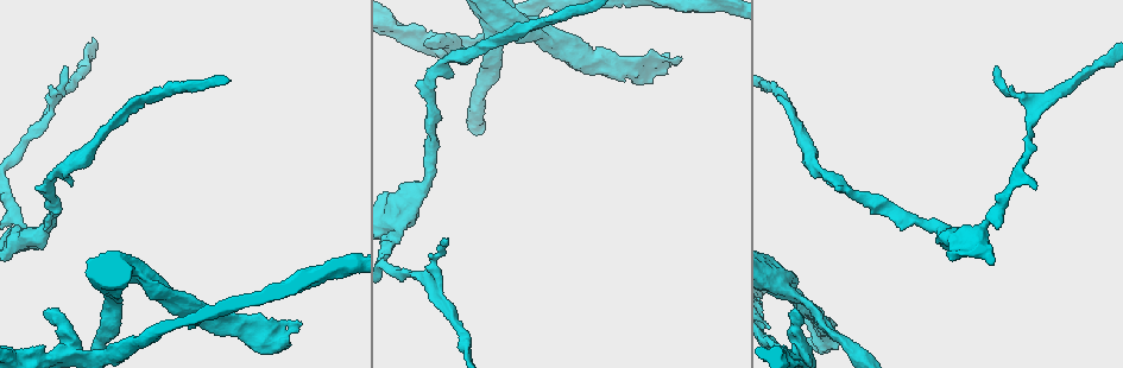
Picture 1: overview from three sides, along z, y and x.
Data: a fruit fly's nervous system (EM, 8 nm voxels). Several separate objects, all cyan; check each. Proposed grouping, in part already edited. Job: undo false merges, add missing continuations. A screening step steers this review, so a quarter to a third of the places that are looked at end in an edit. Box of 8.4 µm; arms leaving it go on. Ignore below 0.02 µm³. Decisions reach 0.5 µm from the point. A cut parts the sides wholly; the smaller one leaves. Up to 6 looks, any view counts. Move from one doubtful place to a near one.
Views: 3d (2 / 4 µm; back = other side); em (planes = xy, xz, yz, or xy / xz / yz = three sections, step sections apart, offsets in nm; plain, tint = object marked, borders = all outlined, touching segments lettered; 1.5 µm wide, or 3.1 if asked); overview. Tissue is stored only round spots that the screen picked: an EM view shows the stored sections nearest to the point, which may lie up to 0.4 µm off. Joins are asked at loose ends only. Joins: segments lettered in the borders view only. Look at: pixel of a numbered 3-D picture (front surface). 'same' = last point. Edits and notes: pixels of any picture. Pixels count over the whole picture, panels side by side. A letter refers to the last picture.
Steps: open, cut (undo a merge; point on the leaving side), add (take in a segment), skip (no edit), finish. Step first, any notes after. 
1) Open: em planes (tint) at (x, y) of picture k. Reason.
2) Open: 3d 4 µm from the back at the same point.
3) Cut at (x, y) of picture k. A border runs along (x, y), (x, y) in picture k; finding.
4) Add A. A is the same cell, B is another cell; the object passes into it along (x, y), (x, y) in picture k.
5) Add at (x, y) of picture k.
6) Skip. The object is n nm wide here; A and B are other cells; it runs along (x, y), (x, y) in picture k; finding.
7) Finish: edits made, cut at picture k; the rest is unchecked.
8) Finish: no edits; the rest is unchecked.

Open: 3d 2 µm at (795, 304) of picture 1. Free end.

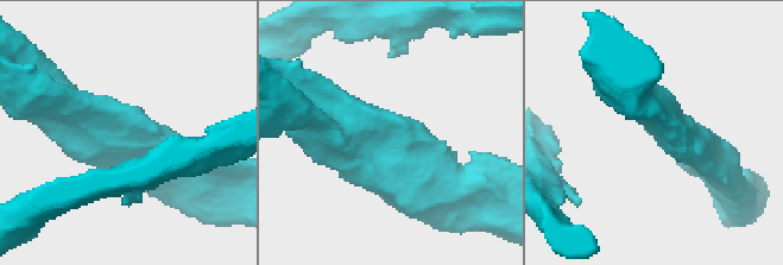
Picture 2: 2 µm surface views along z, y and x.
Open: em planes (borders) at (159, 125) of picture 2. The arms are 280, 280 nm wide; now the EM.

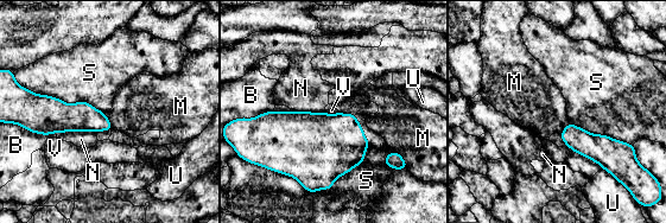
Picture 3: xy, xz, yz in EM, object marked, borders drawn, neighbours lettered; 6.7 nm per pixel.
Skip. B, M, N, S, U and V are other cells; a border runs along (27, 88), (105, 113) in picture 3; no lettered segment goes on from it.

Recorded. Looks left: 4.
Open: 3d 4 µm at (825, 342) of picture 1. Calibre changes.

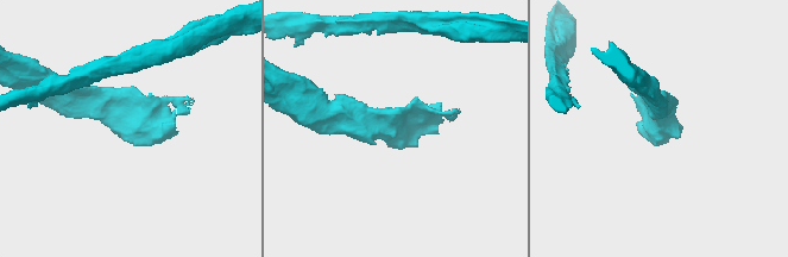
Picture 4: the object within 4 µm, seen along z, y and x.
Open: em planes (tint) at (402, 122) of picture 4.

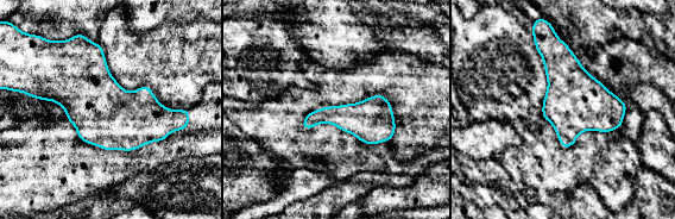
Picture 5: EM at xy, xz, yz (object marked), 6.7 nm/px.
Open: em planes (borders) at the same point. What lies round it.

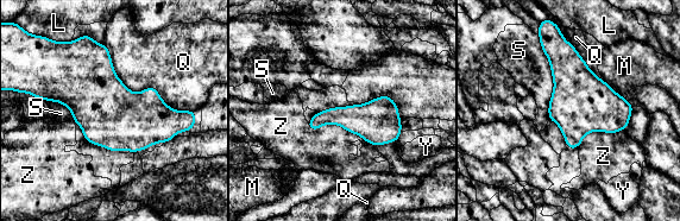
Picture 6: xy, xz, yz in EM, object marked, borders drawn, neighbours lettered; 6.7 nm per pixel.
Skip. The longest contact is with Q, 750 nm; L, M, Q, S, Y and Z are other cells; a border runs along (102, 43), (131, 90), (187, 111) in picture 6; one neuron here.

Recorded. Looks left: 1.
Finish: no edits; the rest is unchecked.

